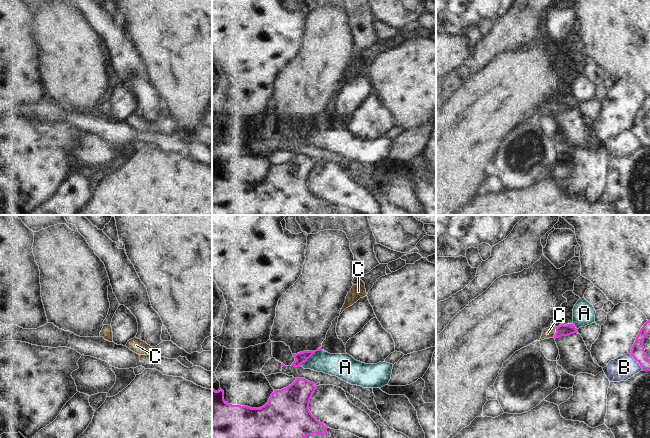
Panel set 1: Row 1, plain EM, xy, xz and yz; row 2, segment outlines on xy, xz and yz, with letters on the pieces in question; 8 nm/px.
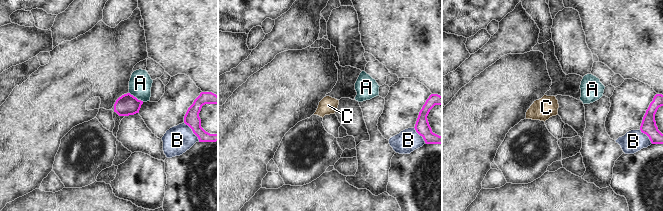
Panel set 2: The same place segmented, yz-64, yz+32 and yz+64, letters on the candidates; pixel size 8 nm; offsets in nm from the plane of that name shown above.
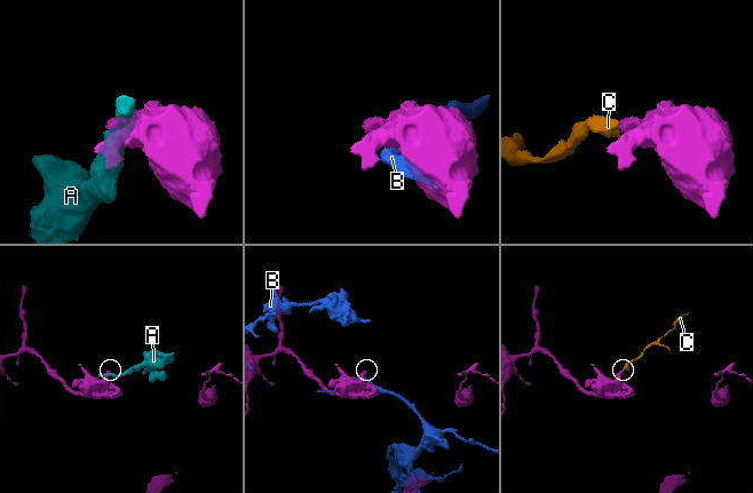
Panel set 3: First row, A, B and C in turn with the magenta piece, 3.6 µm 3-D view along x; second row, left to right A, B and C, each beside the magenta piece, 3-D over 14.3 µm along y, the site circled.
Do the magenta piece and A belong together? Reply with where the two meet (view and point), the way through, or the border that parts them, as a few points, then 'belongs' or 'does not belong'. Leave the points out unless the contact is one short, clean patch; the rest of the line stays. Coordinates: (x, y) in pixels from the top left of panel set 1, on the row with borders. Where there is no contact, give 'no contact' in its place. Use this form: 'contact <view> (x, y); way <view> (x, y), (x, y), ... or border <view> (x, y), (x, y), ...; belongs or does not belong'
contact xz (310, 356); border xz (321, 349), (314, 352), (300, 365); does not belong

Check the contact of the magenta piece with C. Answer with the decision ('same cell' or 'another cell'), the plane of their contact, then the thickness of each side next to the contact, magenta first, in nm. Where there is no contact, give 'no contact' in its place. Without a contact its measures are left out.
same cell | yz | 100/90 nm

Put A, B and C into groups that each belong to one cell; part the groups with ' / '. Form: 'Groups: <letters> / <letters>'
Groups: A / B / C

